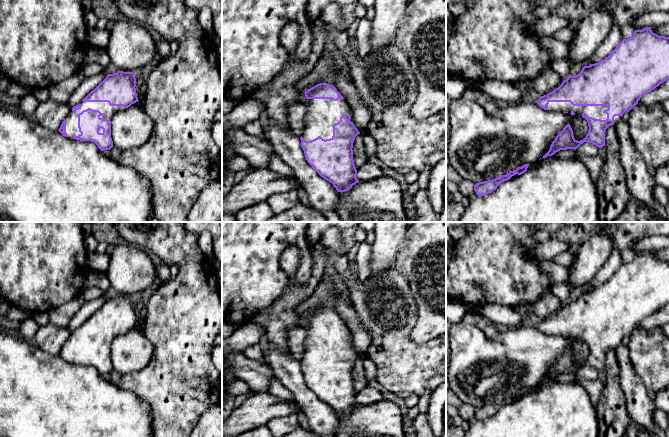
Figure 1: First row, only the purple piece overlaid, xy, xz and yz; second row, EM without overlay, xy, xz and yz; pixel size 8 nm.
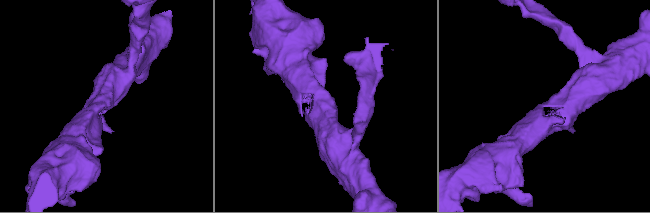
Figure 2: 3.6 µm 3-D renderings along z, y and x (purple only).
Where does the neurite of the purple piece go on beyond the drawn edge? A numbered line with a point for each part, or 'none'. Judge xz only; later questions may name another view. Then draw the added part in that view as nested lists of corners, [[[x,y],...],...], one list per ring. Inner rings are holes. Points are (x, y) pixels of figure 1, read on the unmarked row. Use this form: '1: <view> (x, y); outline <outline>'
1: xz (322, 338); outline [[[306,323],[307,338],[304,344],[302,362],[311,365],[318,360],[330,363],[333,360],[333,349],[340,345],[344,338],[351,340],[345,323]]]

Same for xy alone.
1: xy (108, 335); outline [[[83,326],[79,328],[82,331],[79,334],[76,334],[74,337],[71,333],[68,340],[66,341],[66,357],[67,362],[72,363],[74,360],[81,358],[78,352],[78,338],[83,334],[91,332],[93,334],[99,334],[103,339],[100,342],[106,342],[107,344],[112,344],[113,340],[120,335],[125,334],[123,330],[110,330],[108,326]]]

